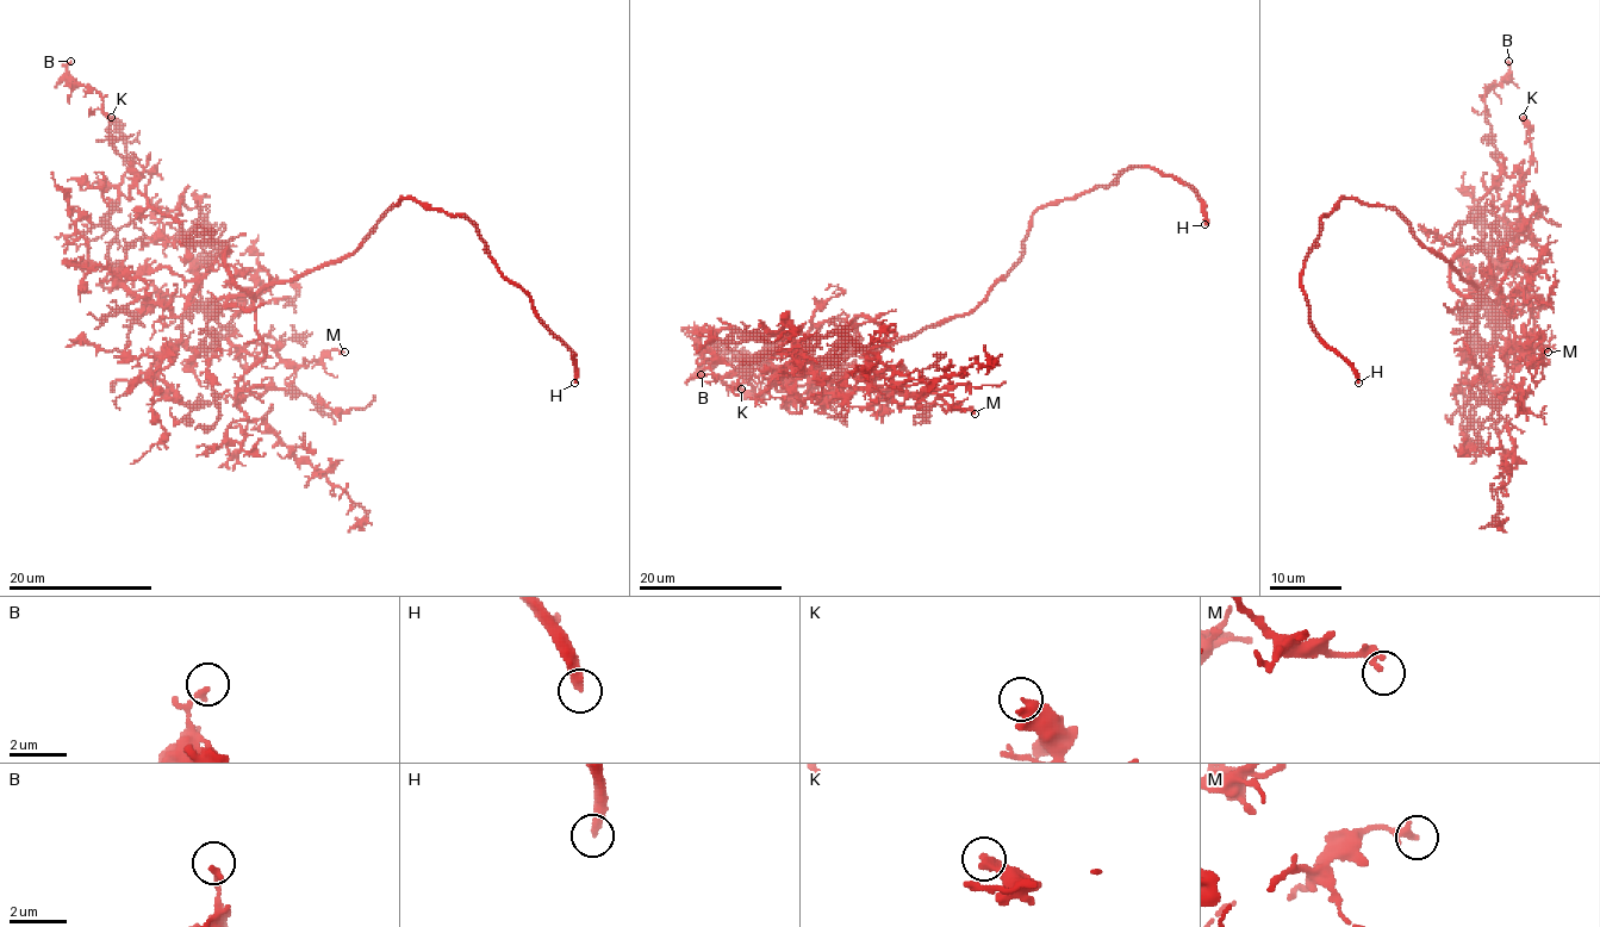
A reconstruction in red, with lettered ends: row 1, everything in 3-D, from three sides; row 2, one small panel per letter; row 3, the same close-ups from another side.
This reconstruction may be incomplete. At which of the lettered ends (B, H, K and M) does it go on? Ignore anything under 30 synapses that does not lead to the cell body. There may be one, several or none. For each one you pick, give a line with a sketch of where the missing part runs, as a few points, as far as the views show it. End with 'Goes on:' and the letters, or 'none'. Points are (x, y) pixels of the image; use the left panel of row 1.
Goes on: H

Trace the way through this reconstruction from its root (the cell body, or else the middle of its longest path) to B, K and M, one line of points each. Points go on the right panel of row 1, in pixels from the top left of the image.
B: (1463, 278), (1476, 297), (1455, 287), (1450, 263), (1460, 228), (1499, 174), (1485, 89), (1508, 75), (1508, 61)
K: (1463, 278), (1476, 297), (1455, 287), (1450, 263), (1477, 248), (1495, 316), (1485, 291), (1531, 156), (1523, 117)
M: (1463, 278), (1501, 312), (1513, 333), (1513, 344), (1524, 344), (1527, 366), (1548, 352)

